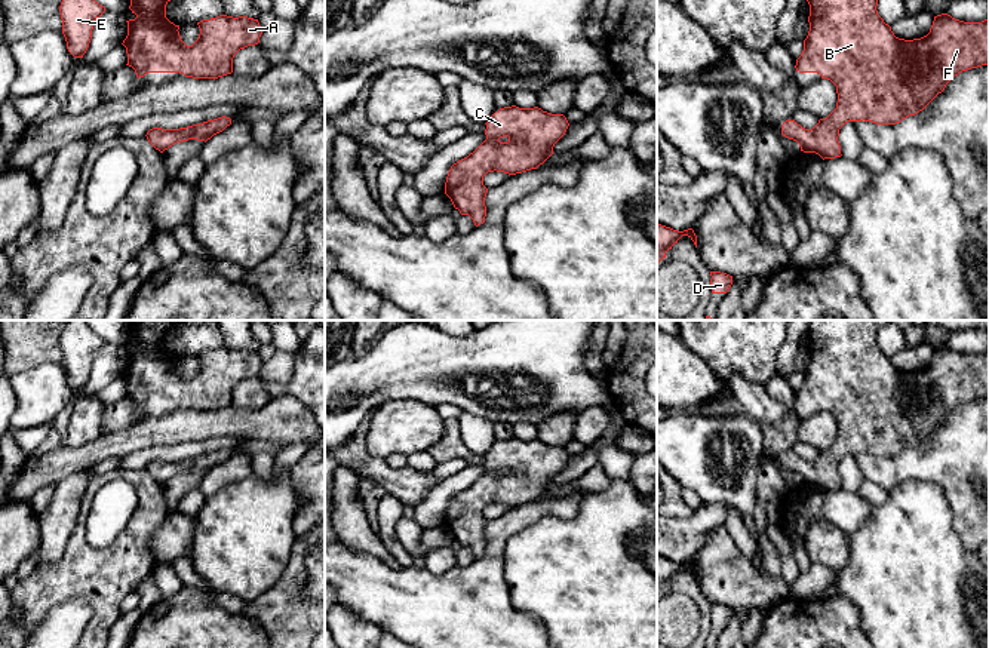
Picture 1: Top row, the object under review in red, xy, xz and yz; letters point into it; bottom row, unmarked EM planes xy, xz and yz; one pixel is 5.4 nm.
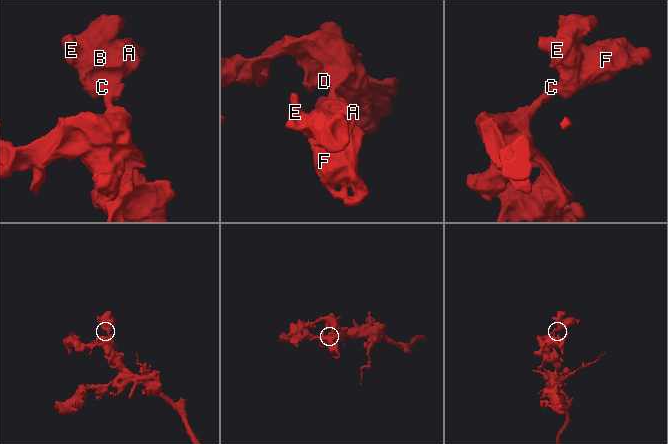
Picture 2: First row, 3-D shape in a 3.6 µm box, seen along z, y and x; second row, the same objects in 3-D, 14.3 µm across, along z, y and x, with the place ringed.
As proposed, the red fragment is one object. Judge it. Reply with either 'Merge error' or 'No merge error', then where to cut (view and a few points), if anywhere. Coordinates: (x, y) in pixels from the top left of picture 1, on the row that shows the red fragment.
No merge error. No split

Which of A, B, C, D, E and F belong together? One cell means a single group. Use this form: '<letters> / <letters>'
A B C D E F

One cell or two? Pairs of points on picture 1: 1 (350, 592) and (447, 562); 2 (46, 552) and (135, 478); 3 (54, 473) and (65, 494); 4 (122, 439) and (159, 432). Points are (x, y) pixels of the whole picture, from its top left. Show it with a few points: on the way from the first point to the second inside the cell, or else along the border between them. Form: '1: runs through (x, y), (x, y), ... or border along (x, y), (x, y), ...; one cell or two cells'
1: border along (455, 565), (442, 573), (430, 573), (424, 567); two cells
2: border along (83, 498), (79, 521), (63, 555), (55, 562); two cells
3: border along (91, 467), (73, 472), (57, 484); two cells
4: runs through (131, 439), (150, 432); one cell

